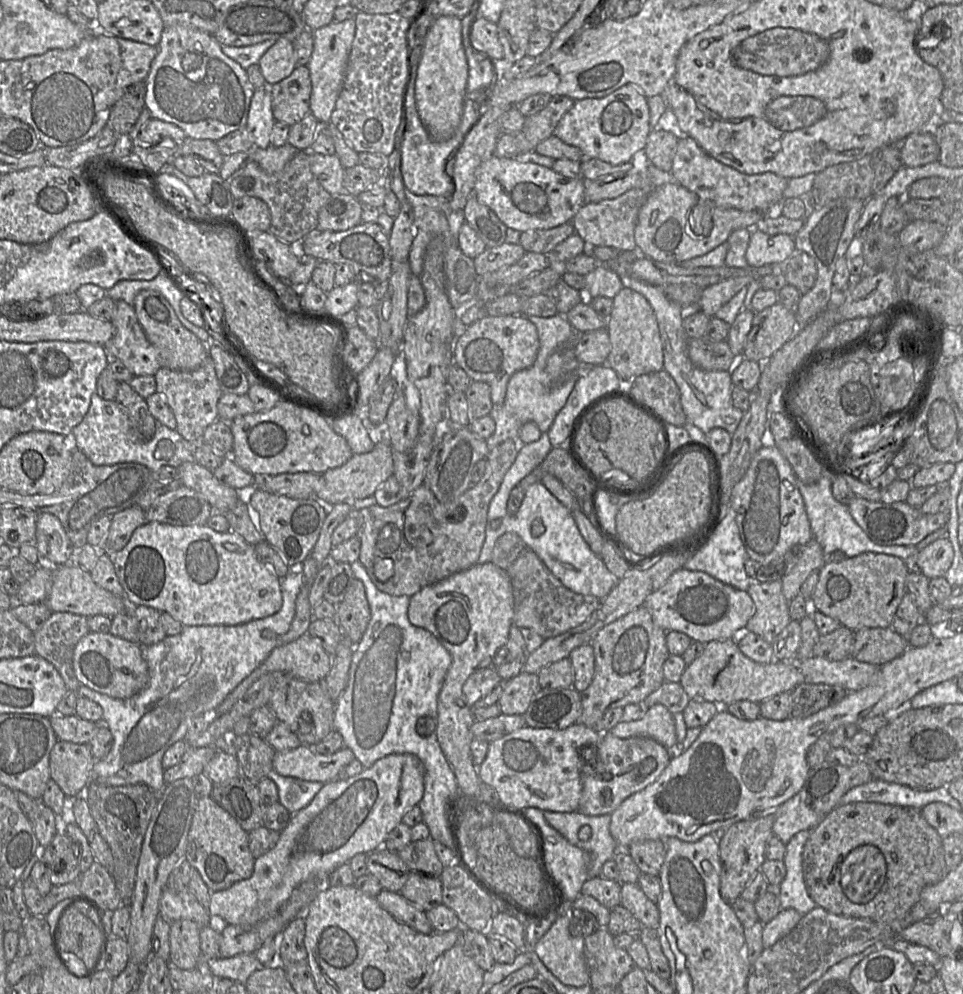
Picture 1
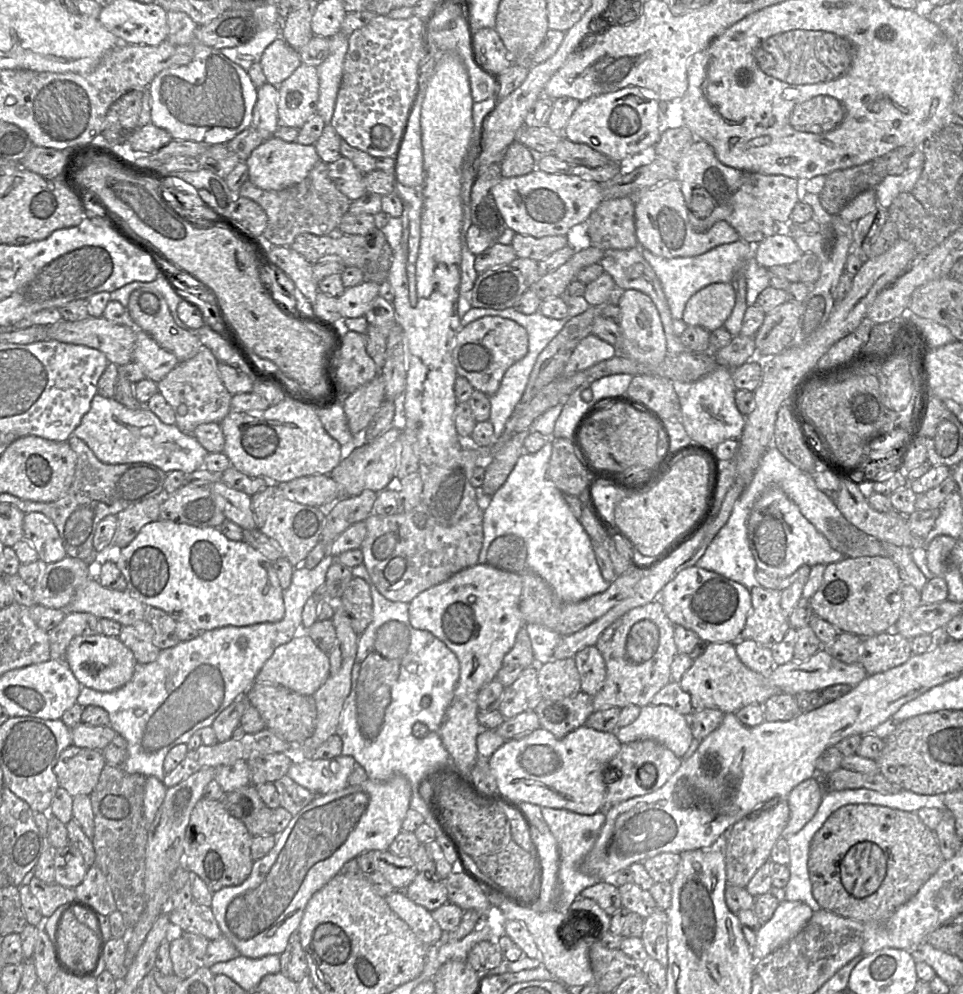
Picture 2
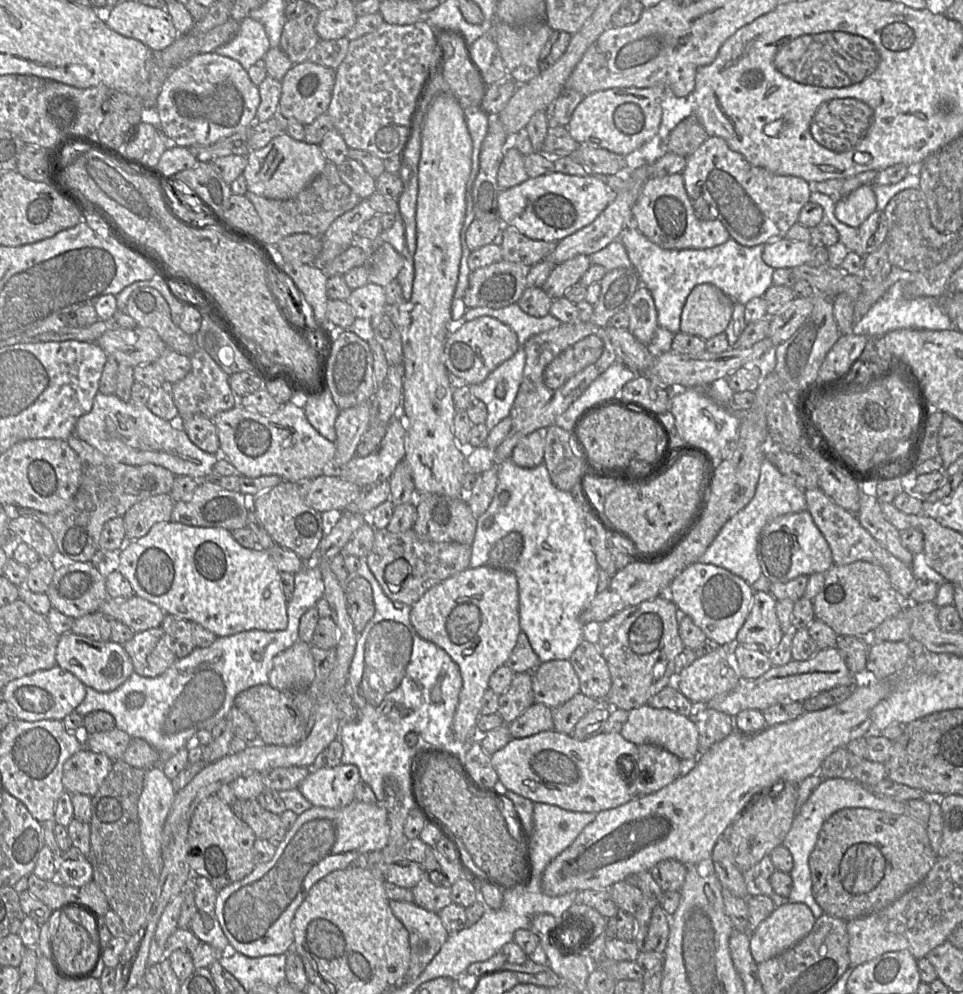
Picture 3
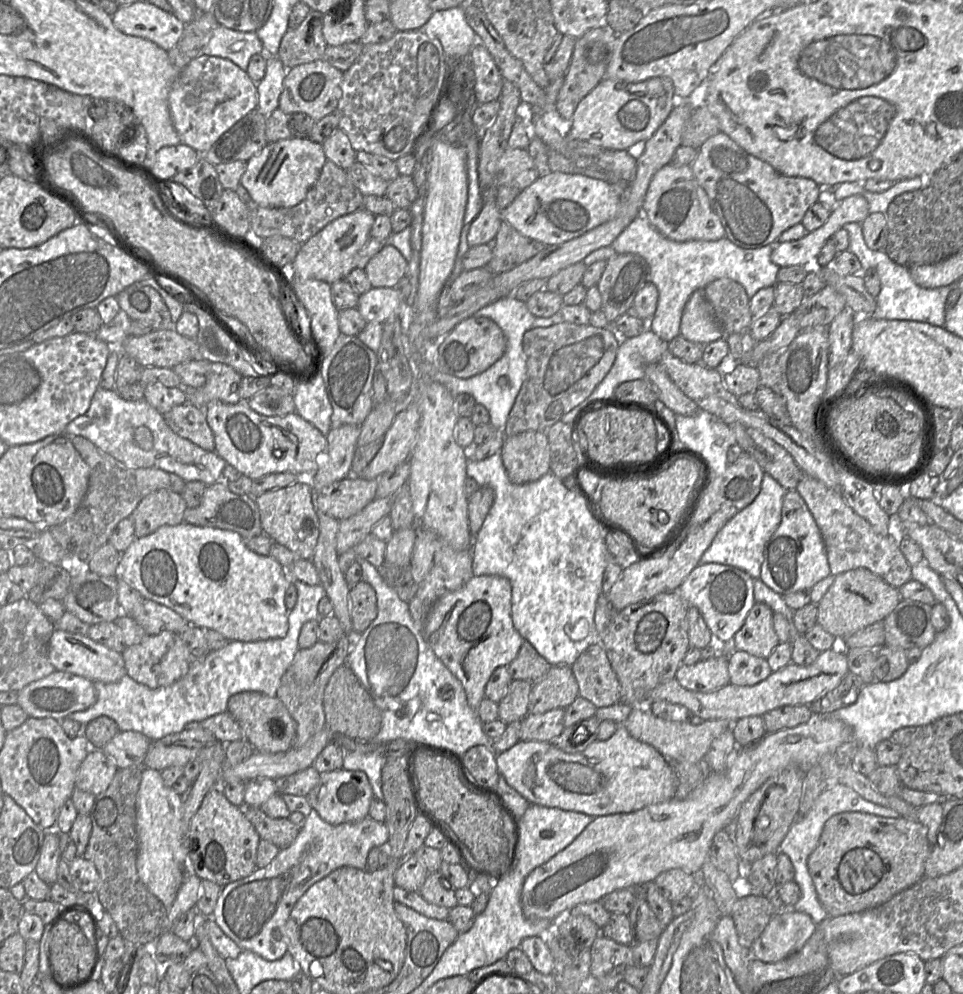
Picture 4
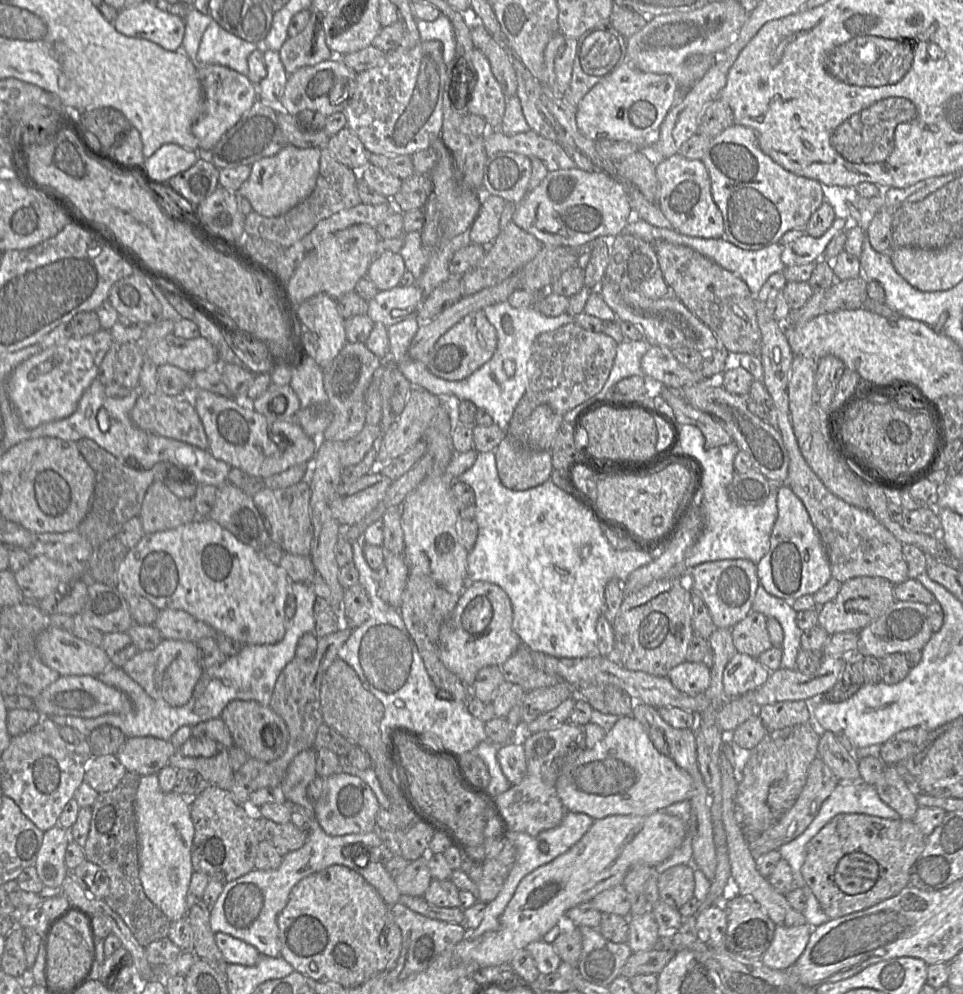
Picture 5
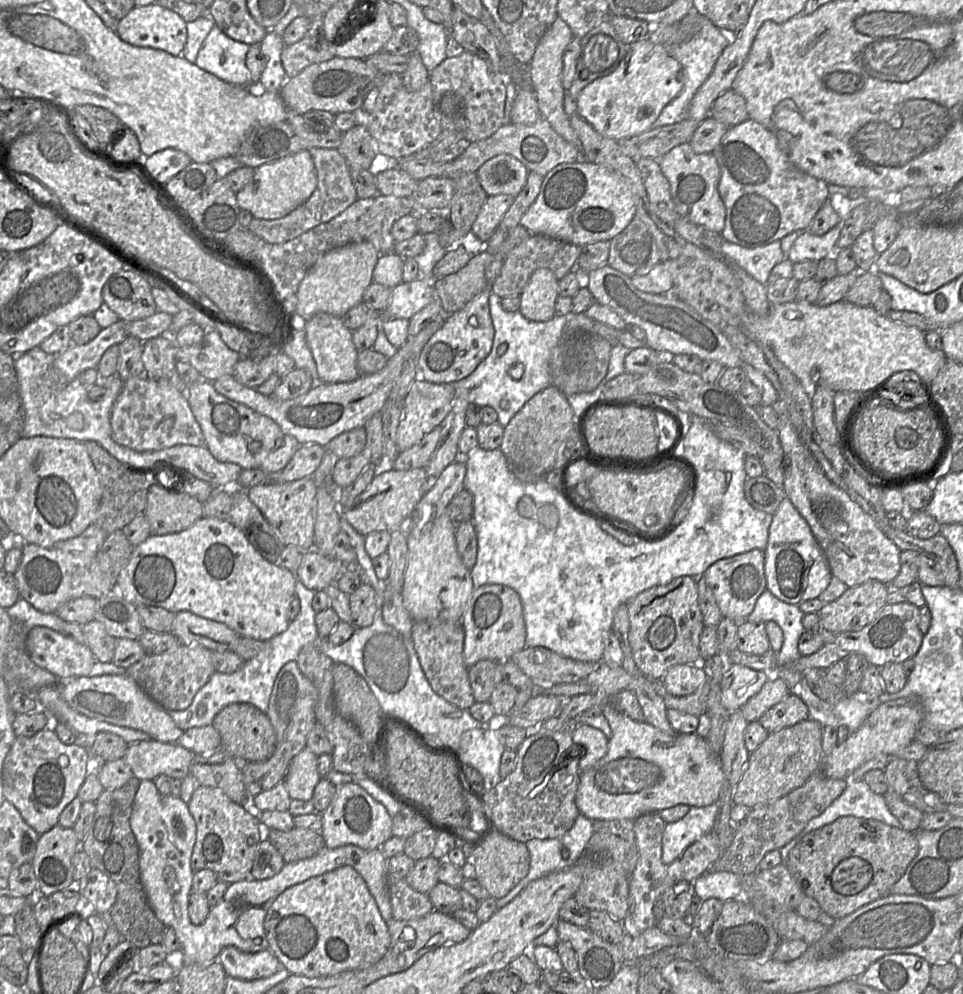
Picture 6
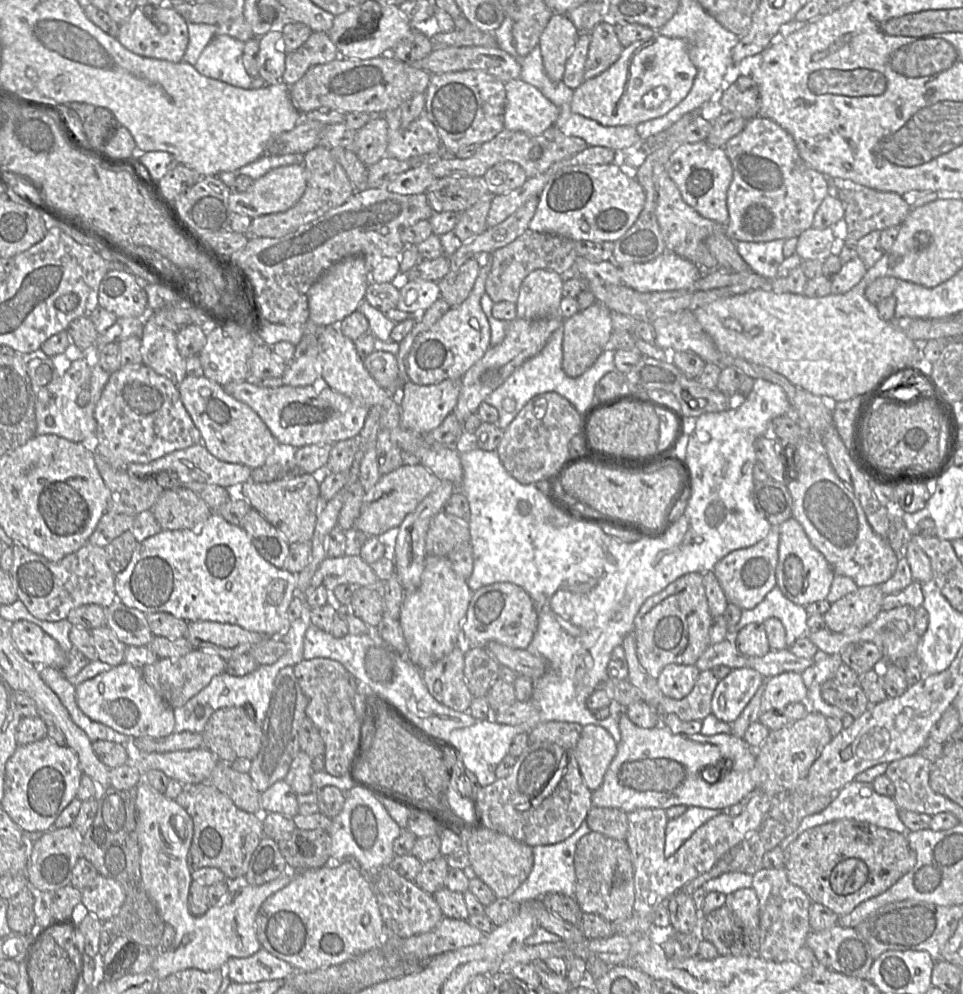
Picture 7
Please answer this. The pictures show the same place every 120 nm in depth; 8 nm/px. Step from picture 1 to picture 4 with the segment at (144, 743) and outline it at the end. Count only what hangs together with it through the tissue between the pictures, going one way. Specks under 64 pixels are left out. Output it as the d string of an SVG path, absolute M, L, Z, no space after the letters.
M299 580L292 582L297 591L297 602L288 616L288 632L284 638L269 639L254 642L230 641L228 645L219 650L211 651L204 659L192 663L188 673L174 684L157 689L151 689L140 684L127 674L115 683L102 683L93 681L97 693L97 701L84 711L71 713L66 718L77 721L86 726L92 720L106 716L113 719L119 731L136 731L144 734L151 741L159 740L172 734L182 732L190 722L203 720L227 712L229 699L238 693L254 691L275 697L282 676L291 665L298 648L298 636L304 623L318 620L318 603L326 596L321 584L310 586Z

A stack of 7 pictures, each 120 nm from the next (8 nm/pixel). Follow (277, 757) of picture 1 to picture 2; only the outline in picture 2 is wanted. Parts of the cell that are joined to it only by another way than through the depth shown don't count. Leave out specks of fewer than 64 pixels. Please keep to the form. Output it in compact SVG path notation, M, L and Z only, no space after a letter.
M340 755L328 760L294 757L286 776L316 795L325 795L347 787L355 765L351 756Z

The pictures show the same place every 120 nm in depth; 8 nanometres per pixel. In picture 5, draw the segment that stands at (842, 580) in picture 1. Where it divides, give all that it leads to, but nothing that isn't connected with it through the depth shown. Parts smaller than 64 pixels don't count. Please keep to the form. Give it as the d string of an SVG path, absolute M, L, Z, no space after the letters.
M859 576L843 582L835 598L818 607L818 625L831 636L845 631L860 631L893 602L894 585L882 577Z

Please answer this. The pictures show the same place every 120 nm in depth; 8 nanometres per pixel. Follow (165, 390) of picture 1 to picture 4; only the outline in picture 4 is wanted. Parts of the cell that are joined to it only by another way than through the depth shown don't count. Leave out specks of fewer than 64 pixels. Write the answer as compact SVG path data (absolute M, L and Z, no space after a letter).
M214 362L205 384L187 390L187 402L203 408L211 401L236 404L241 401L240 383L243 376L231 366Z

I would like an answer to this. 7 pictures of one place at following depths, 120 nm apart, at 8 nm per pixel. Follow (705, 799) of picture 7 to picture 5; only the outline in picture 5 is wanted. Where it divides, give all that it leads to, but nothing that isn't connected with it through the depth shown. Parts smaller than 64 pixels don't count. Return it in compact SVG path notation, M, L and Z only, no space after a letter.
M625 716L619 718L603 740L591 749L584 749L573 762L562 768L556 781L556 791L566 811L584 813L594 820L611 815L644 816L689 800L692 778L671 758L655 748L645 728L635 717Z

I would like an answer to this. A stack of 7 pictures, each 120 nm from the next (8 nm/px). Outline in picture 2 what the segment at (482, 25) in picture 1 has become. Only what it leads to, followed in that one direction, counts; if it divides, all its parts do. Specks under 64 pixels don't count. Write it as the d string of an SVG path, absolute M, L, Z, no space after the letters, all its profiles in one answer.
M494 28L472 32L470 43L476 63L490 74L498 76L514 62Z

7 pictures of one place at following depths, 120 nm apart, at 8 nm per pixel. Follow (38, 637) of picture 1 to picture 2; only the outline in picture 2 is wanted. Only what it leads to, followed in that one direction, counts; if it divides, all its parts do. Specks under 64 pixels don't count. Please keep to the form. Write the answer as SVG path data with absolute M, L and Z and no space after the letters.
M67 612L64 619L48 632L51 658L64 661L66 650L73 638L99 633L99 619L93 614Z

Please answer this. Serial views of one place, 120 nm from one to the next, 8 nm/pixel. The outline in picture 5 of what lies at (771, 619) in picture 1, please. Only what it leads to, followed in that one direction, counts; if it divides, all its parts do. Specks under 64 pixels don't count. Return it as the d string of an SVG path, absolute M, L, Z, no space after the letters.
M751 611L731 628L731 633L738 653L757 658L773 647L767 630L767 617L762 613Z

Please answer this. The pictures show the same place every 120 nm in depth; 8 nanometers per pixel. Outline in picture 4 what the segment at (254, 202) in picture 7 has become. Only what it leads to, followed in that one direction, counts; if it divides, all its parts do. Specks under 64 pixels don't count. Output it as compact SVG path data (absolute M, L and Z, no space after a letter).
M290 138L268 144L260 153L247 161L247 169L240 184L248 191L253 202L265 208L291 208L302 202L318 180L327 158L323 144L308 138Z

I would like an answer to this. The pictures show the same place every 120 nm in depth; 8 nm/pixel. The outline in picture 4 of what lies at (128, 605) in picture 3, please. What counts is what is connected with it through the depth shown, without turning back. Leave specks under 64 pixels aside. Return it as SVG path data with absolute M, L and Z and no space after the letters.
M143 600L132 612L132 618L147 635L158 635L165 631L181 633L190 625L174 610L151 600Z

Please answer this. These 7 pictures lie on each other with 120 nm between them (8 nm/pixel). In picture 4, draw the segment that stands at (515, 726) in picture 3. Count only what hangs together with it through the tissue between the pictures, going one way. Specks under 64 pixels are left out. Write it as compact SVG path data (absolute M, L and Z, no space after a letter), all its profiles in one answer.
M554 709L543 714L527 714L521 720L520 741L550 742L564 730L565 709Z

